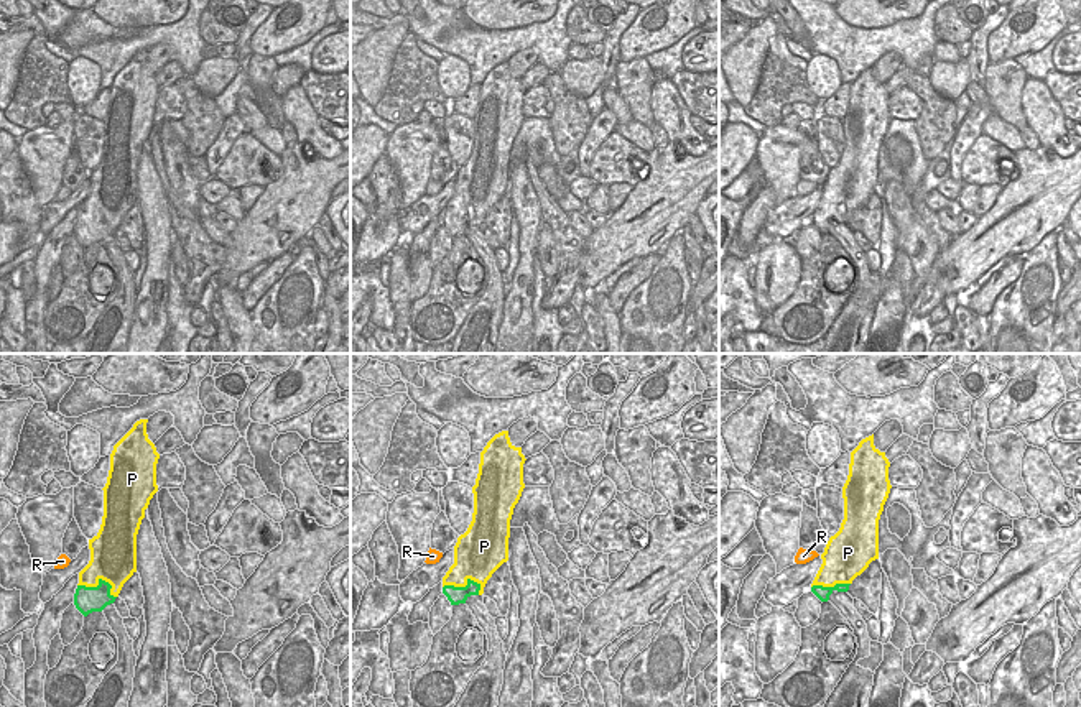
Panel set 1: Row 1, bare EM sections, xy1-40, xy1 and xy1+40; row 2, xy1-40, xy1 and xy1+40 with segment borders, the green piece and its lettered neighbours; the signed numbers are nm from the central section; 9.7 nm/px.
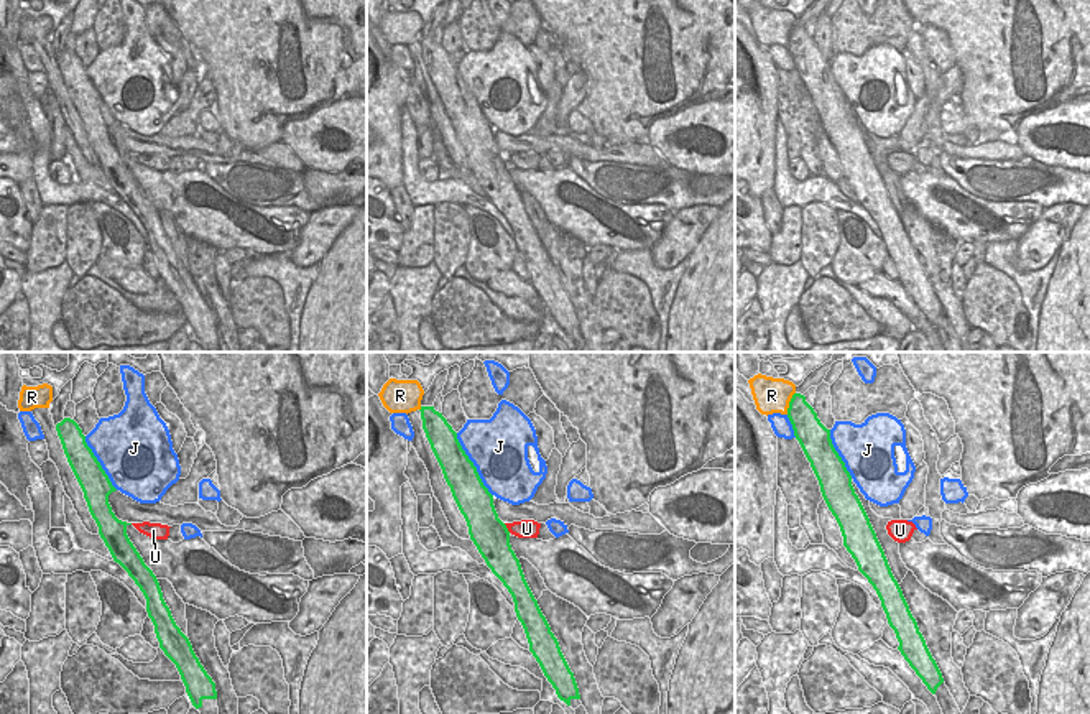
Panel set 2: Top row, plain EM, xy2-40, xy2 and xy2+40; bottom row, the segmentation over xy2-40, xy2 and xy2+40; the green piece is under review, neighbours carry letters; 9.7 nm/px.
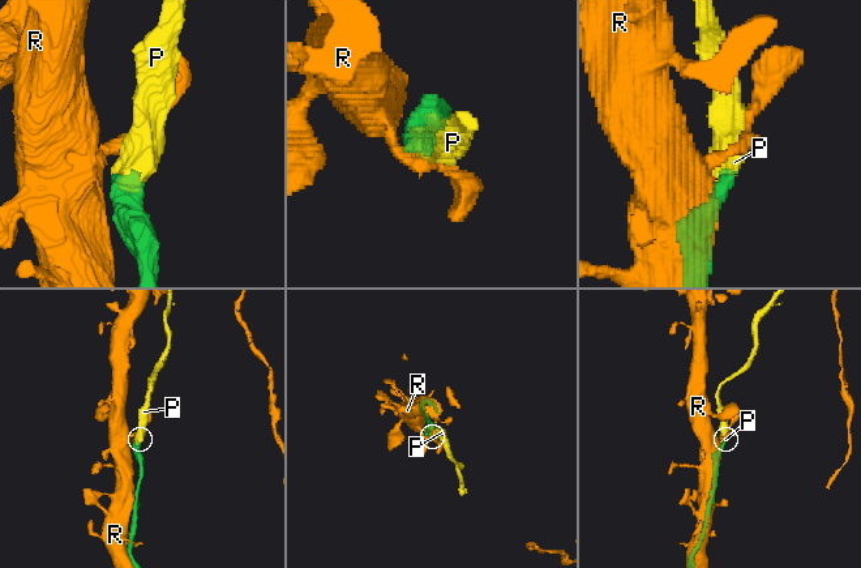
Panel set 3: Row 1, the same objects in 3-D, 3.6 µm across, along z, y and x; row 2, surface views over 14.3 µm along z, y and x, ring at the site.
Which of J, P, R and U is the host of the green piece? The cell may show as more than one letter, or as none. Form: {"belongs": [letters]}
{"belongs": ["P"]}

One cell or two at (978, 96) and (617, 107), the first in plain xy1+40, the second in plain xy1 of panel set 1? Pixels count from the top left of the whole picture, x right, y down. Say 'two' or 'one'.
one

